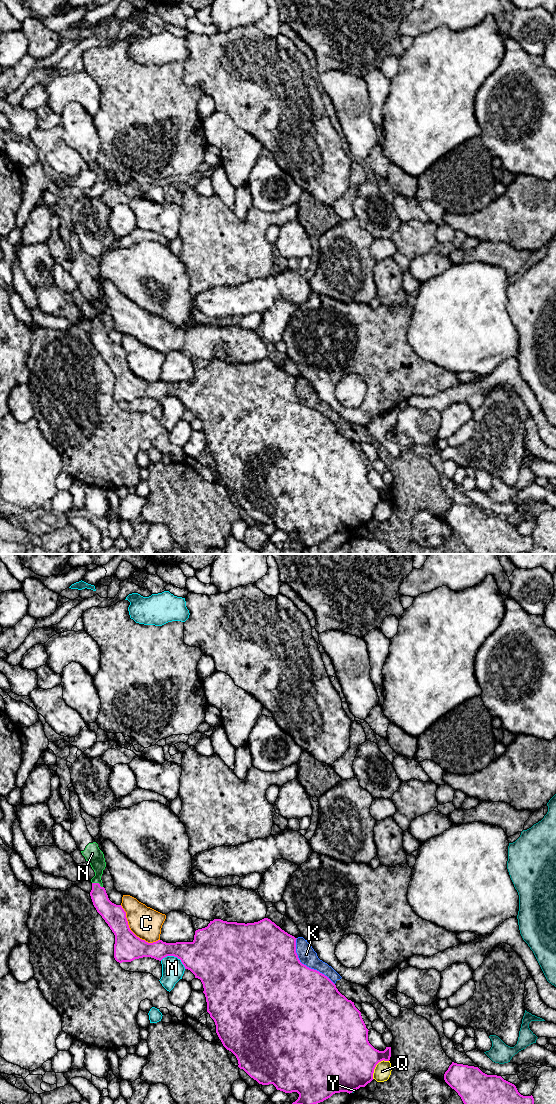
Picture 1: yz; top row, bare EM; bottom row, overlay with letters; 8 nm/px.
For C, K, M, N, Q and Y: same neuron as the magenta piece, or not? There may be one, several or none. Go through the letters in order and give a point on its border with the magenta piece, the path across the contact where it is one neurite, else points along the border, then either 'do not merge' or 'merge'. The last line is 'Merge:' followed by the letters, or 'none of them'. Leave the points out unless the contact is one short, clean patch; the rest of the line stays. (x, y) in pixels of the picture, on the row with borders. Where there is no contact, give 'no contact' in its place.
C: yz (132, 932) | do not merge
K: yz (305, 965) | do not merge
M: yz (174, 956) | do not merge
N: yz (97, 883) | across yz (109, 911), (100, 900), (97, 883), (97, 860), (92, 853) | merge
Q: yz (375, 1066) | do not merge
Y: yz (353, 1090) | do not merge
Merge: N

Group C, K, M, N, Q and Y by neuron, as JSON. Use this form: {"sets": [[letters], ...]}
{"sets": [["C"], ["K"], ["M"], ["N"], ["Q"], ["Y"]]}

